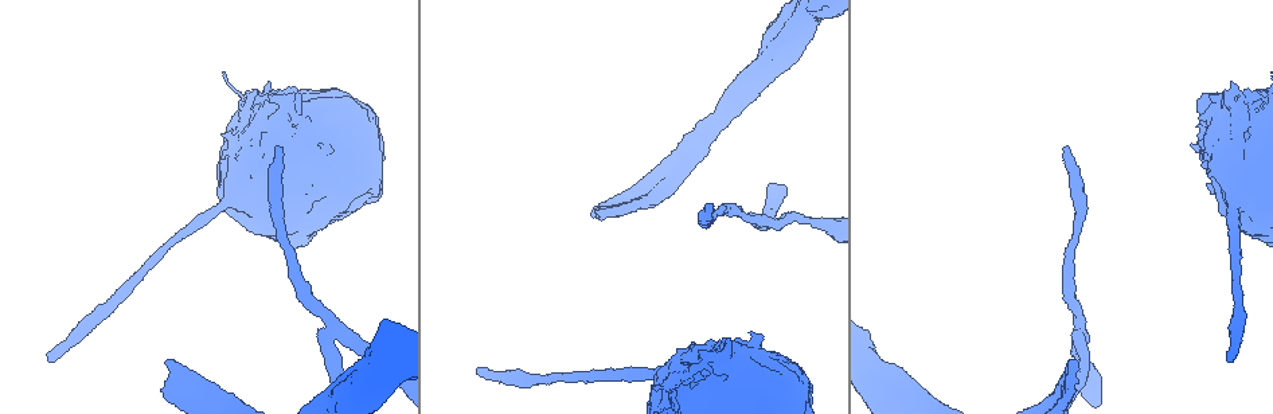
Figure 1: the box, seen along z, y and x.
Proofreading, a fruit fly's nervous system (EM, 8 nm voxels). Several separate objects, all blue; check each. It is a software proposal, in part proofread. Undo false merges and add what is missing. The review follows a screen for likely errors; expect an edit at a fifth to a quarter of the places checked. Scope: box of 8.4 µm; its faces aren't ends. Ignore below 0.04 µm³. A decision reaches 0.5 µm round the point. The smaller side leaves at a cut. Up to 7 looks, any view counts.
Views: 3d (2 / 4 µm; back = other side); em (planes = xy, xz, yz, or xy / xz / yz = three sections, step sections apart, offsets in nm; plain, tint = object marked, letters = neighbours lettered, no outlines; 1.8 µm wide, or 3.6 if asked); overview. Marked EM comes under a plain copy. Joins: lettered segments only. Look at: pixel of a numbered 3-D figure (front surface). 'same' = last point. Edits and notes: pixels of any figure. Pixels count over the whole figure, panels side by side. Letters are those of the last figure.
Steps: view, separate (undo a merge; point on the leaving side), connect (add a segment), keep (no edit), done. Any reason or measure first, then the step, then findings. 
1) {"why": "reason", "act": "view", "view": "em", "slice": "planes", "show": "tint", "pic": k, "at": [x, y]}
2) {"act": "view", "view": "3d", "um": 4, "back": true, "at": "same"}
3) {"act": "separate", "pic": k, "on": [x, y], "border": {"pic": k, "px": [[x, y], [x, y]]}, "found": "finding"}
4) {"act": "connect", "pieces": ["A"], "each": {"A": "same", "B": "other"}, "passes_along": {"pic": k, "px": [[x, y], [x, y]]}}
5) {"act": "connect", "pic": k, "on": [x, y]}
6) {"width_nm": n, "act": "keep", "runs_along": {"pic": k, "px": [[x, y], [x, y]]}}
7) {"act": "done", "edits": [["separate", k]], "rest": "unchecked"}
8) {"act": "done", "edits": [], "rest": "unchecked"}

{"why": "end of a long branch", "act": "view", "view": "em", "slice": "xy", "step": 8, "show": "letters", "pic": 1, "at": [480, 368]}

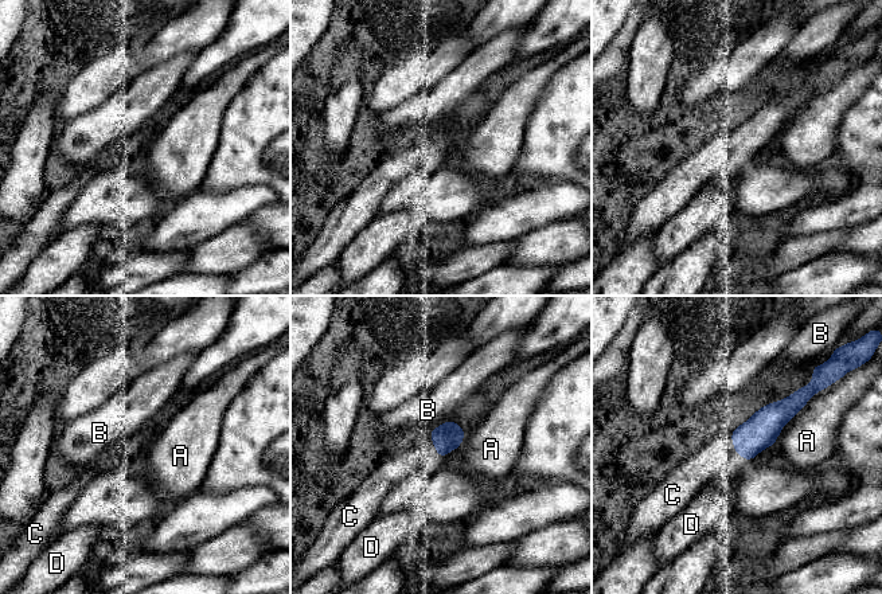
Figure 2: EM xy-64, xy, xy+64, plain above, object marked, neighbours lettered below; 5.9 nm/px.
{"why": "cut it another way", "act": "view", "view": "em", "slice": "planes", "show": "letters", "at": "same"}

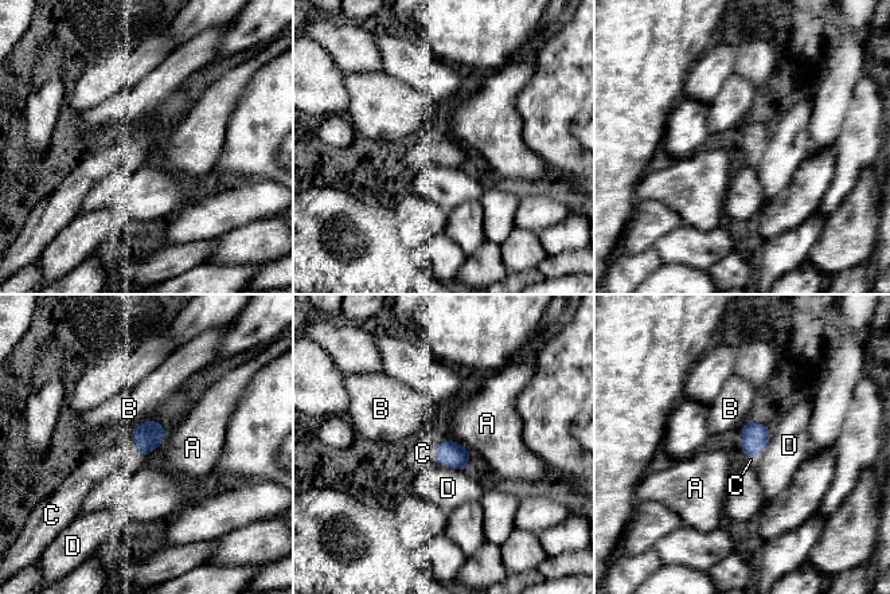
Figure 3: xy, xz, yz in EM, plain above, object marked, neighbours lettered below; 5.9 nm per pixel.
{"width_nm": 160, "act": "connect", "pieces": ["C"], "each": {"A": "other", "B": "other", "C": "same", "D": "other"}, "found": "the neuron continues"}

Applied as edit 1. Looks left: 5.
{"why": "closes a loop", "act": "view", "view": "3d", "um": 4, "back": true, "pic": 1, "at": [601, 207]}

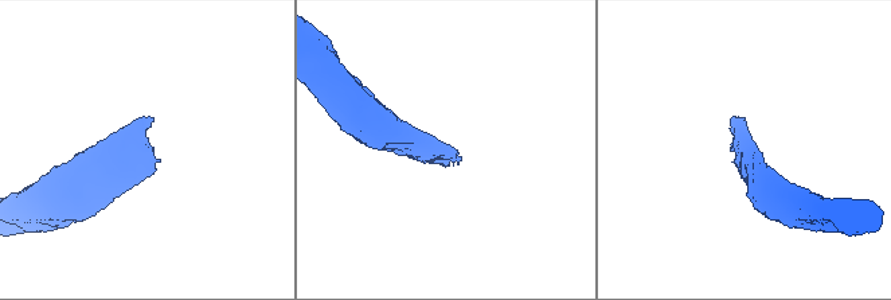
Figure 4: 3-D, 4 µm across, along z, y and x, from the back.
{"why": "now the EM", "act": "view", "view": "em", "slice": "yz", "step": 16, "show": "tint", "pic": 4, "at": [142, 167]}

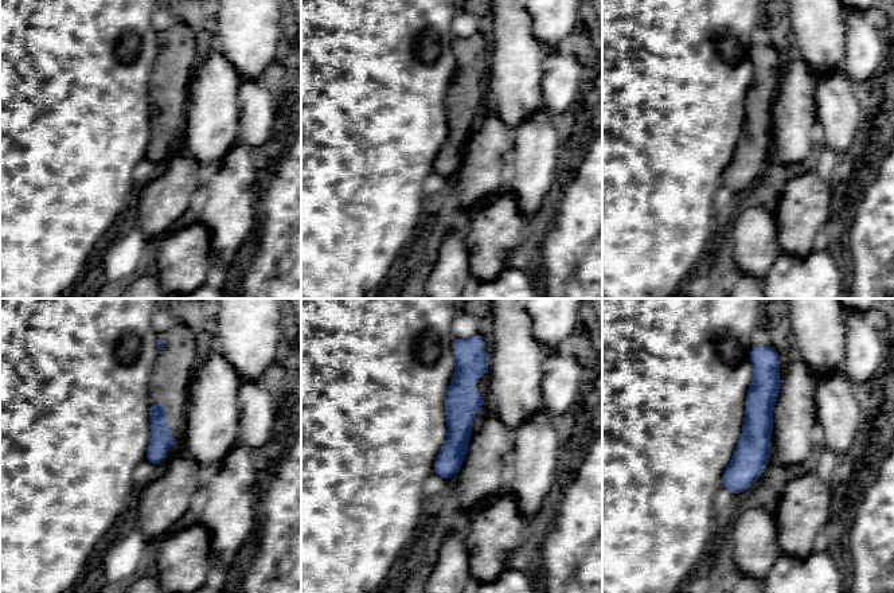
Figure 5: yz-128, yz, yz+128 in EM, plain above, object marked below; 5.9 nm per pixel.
{"why": "another direction", "act": "view", "view": "em", "slice": "planes", "show": "letters", "at": "same"}

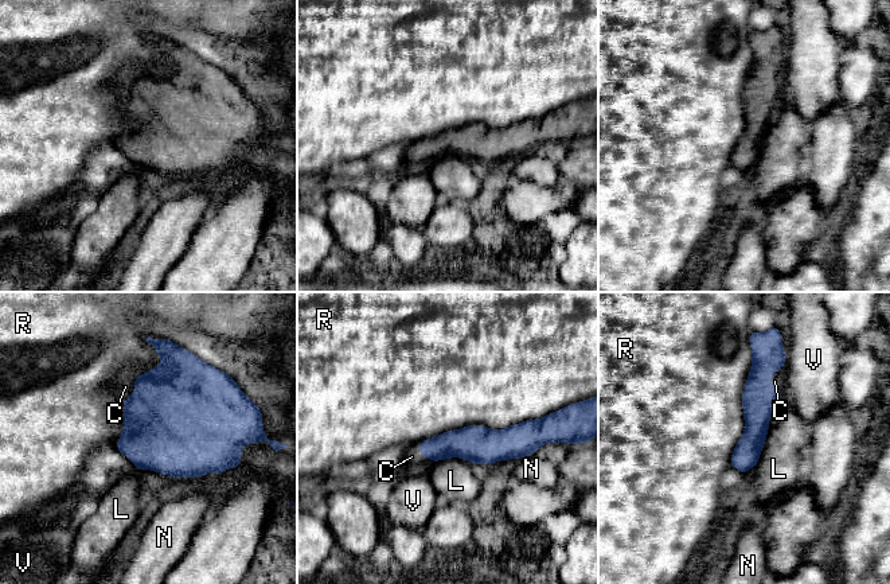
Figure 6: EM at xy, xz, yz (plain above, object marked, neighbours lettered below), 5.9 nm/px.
{"width_nm": 160, "act": "connect", "pieces": ["C"], "each": {"C": "same", "L": "other", "N": "other", "R": "other", "V": "other"}, "passes_along": {"pic": 6, "px": [[163, 420], [128, 397], [125, 386]]}, "found": "the neuron continues"}

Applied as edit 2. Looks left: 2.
{"act": "done", "edits": [["connect", 3], ["connect", 6]], "rest": "unchecked"}

